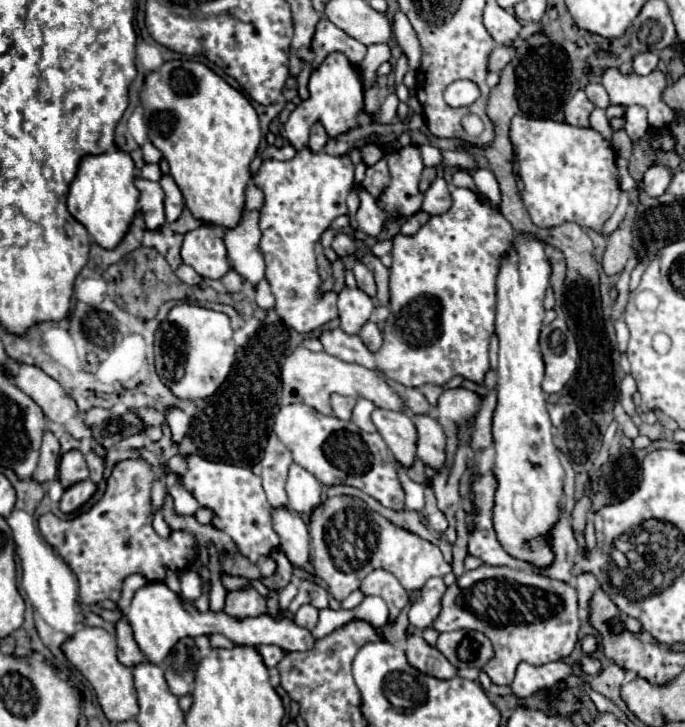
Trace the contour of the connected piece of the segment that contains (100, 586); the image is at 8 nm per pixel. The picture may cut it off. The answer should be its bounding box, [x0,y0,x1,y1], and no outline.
[39,459,197,605]

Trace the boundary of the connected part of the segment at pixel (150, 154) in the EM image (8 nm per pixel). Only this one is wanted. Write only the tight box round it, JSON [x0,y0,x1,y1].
[141,141,163,163]

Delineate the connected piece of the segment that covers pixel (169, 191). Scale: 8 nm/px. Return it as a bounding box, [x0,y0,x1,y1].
[159,175,183,223]

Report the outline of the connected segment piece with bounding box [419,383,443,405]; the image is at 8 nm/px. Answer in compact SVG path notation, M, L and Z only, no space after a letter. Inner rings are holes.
M429 383L429 385L423 385L419 391L427 397L427 401L429 401L431 405L437 405L437 399L439 399L439 395L443 393L443 387Z

